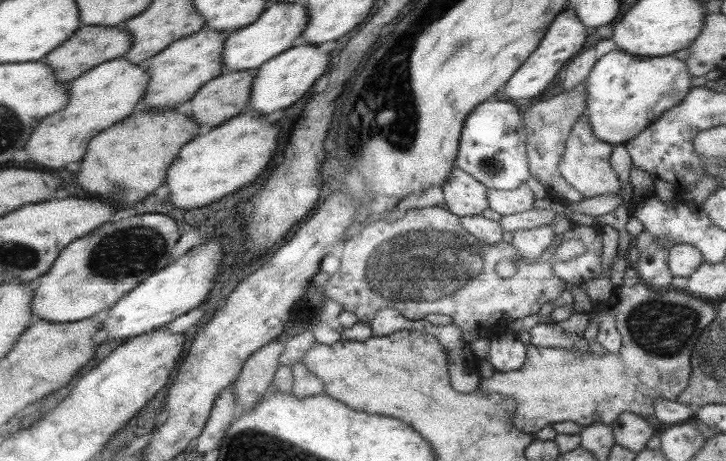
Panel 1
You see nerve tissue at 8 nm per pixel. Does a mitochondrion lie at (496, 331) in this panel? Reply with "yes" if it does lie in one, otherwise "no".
no

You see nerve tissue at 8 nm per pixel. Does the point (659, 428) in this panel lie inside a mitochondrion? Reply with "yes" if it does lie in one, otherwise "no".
no

